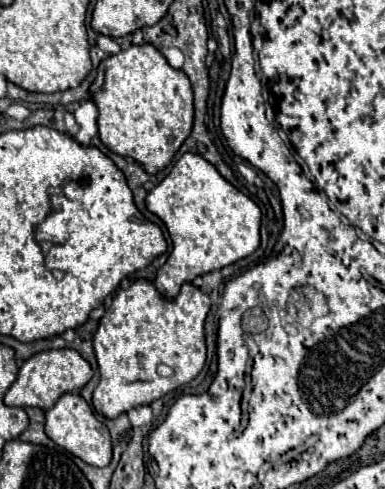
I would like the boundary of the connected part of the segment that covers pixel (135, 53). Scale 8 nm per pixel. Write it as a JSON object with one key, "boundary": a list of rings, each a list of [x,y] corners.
{"boundary":[[[133,44],[127,50],[121,50],[119,54],[107,56],[97,68],[97,78],[93,80],[89,94],[99,110],[97,128],[99,128],[101,142],[111,152],[139,162],[147,174],[155,174],[163,170],[171,162],[179,146],[185,142],[185,138],[191,134],[191,128],[193,128],[191,82],[185,72],[169,66],[165,56],[151,44],[141,44],[141,46]]]}

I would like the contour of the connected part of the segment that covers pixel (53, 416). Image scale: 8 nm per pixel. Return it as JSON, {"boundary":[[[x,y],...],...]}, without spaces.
{"boundary":[[[63,394],[55,402],[55,406],[45,412],[45,418],[47,418],[45,434],[55,444],[59,444],[61,448],[65,448],[67,452],[71,452],[73,456],[81,458],[83,462],[87,462],[91,466],[107,466],[109,464],[109,460],[111,460],[109,430],[101,420],[97,420],[97,416],[89,408],[89,404],[79,394]]]}

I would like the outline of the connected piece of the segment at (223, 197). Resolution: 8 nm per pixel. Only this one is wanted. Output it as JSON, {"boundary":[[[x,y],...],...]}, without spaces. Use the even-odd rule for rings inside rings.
{"boundary":[[[183,154],[167,178],[145,198],[147,210],[163,220],[173,242],[169,260],[157,270],[155,288],[165,298],[175,298],[181,284],[211,270],[229,266],[259,246],[259,206],[231,186],[207,160],[197,154]]]}

